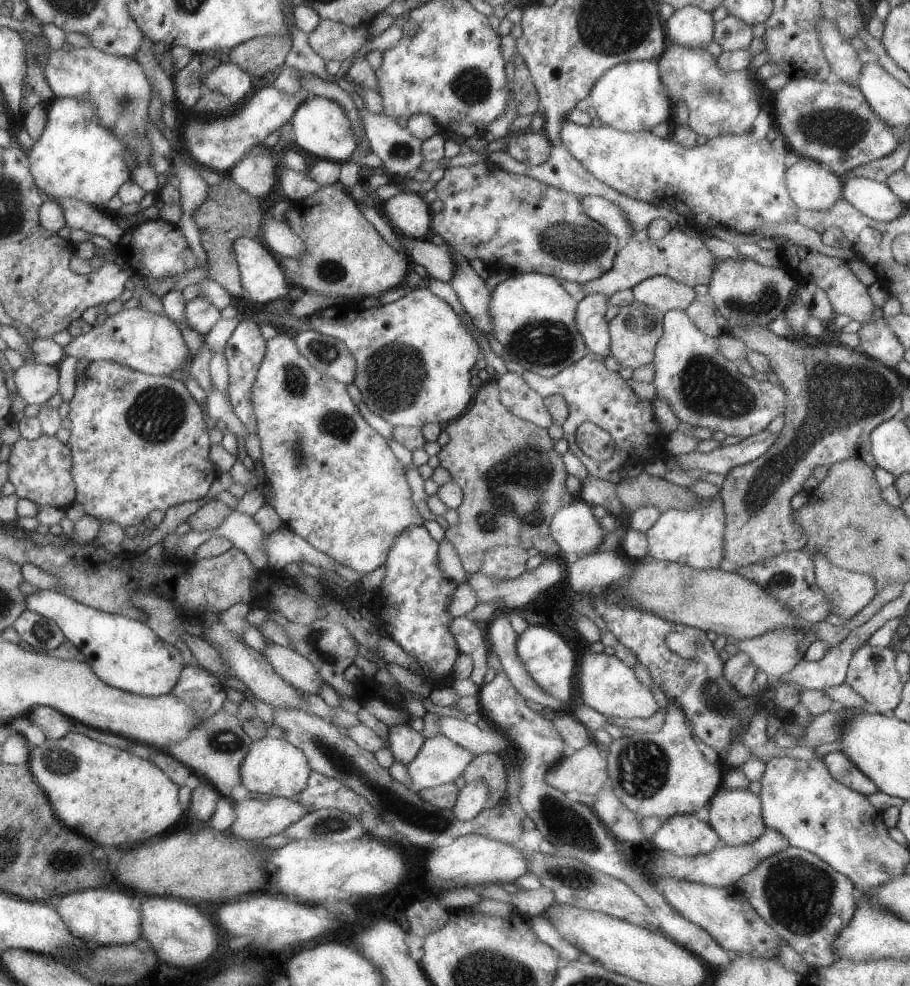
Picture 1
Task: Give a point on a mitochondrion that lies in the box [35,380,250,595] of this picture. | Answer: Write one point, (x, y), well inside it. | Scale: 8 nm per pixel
(159, 411)

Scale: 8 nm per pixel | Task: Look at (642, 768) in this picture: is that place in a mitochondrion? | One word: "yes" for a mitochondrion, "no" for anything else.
yes

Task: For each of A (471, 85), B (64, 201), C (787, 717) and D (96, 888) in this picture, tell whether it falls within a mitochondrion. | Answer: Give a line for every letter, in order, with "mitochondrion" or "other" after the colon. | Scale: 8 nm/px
A: mitochondrion
B: other
C: other
D: other

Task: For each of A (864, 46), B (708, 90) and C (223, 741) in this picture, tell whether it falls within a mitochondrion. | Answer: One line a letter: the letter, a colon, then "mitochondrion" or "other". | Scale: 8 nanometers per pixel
A: other
B: mitochondrion
C: mitochondrion

